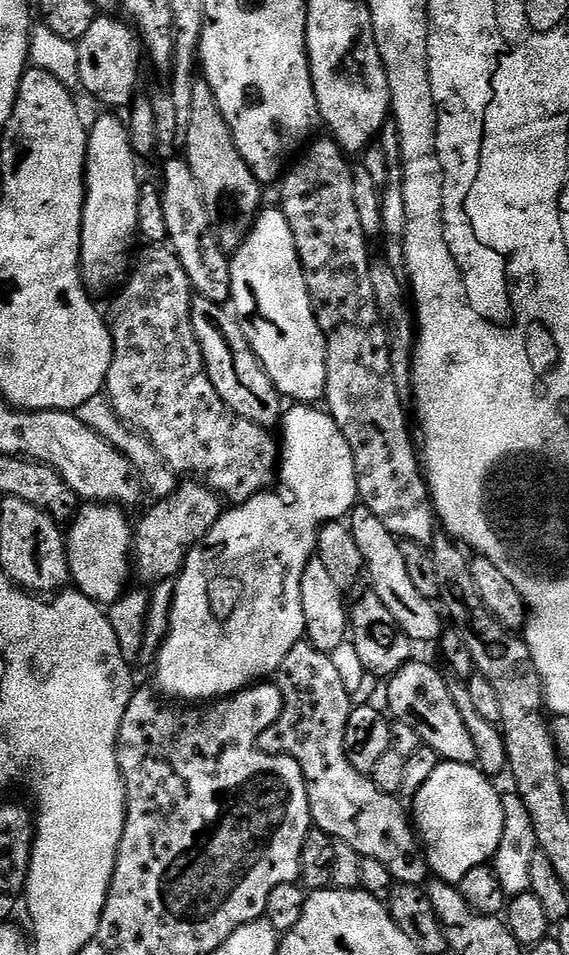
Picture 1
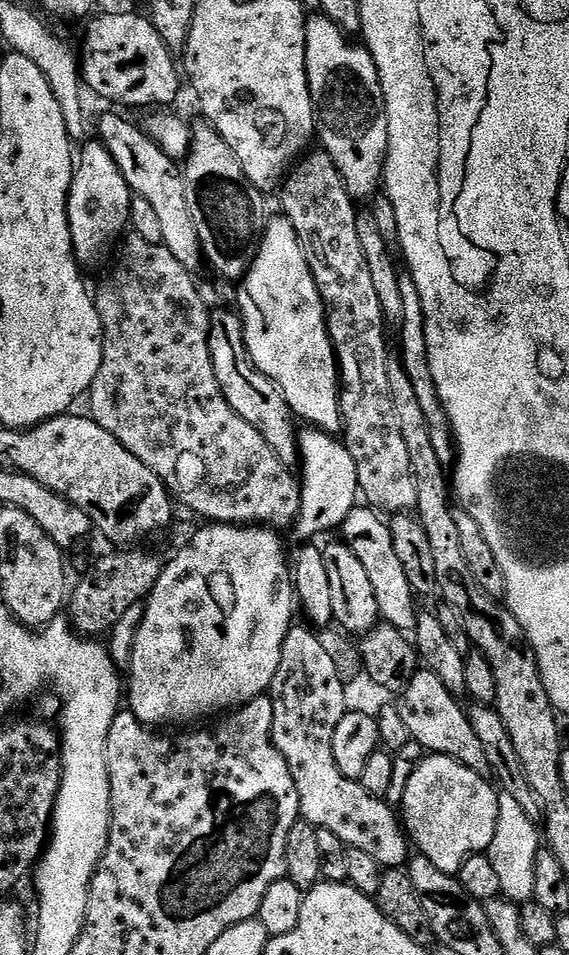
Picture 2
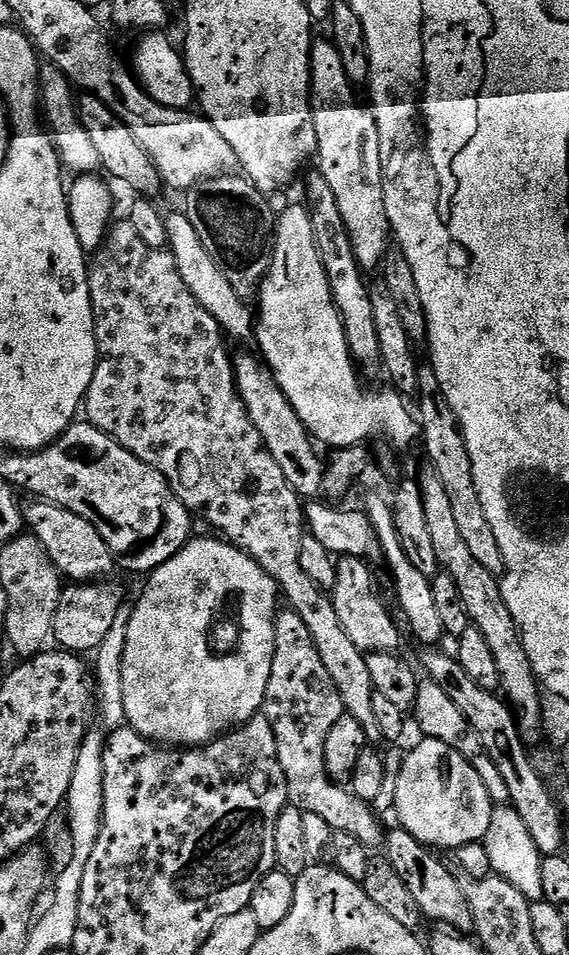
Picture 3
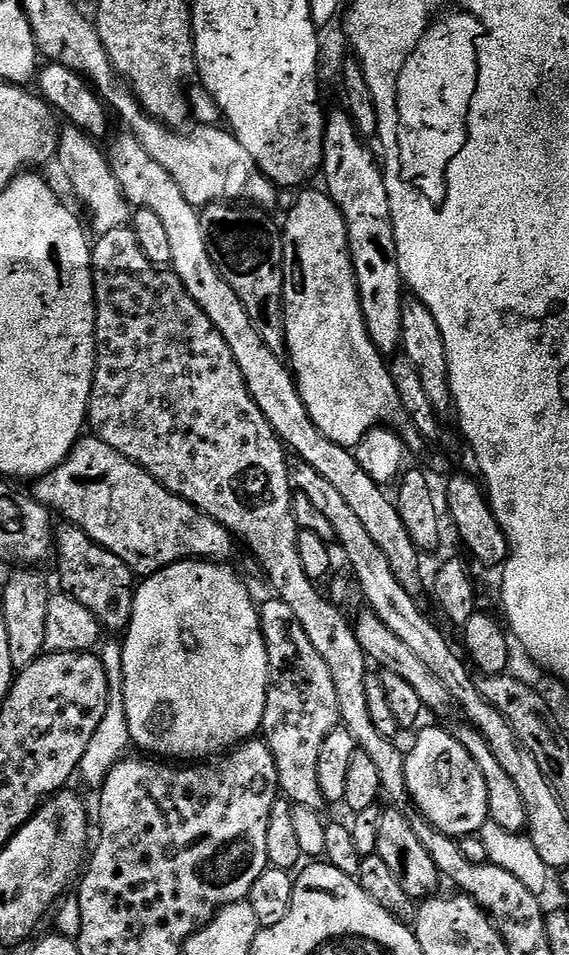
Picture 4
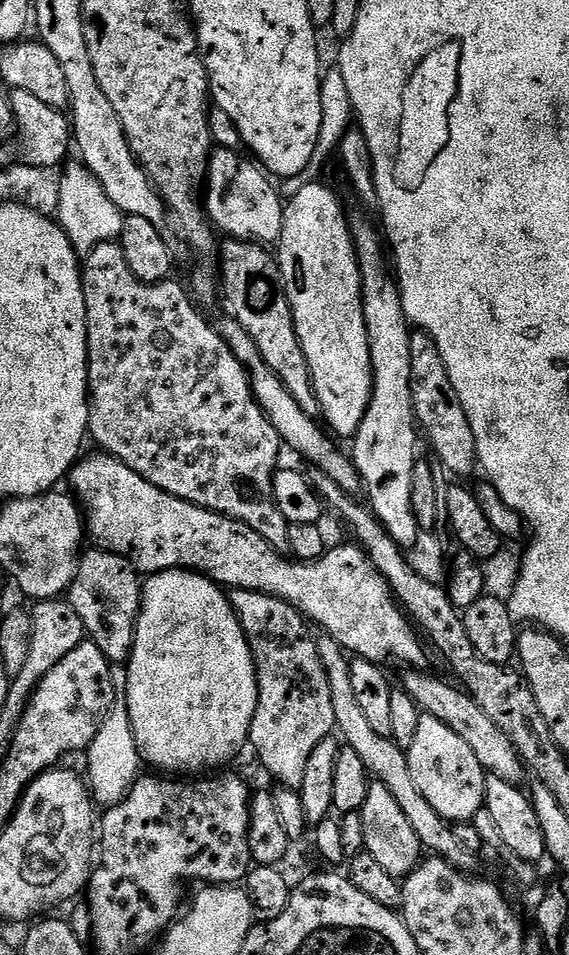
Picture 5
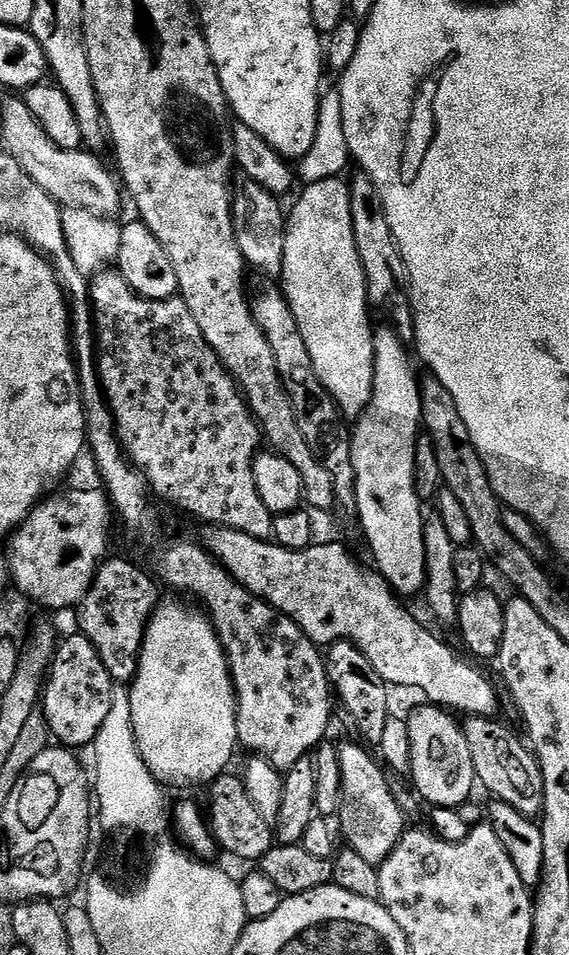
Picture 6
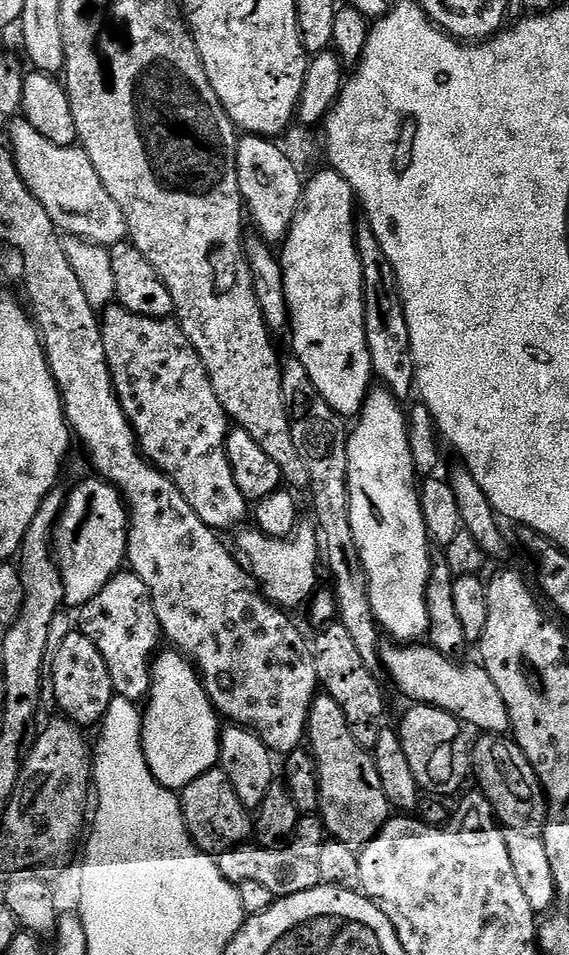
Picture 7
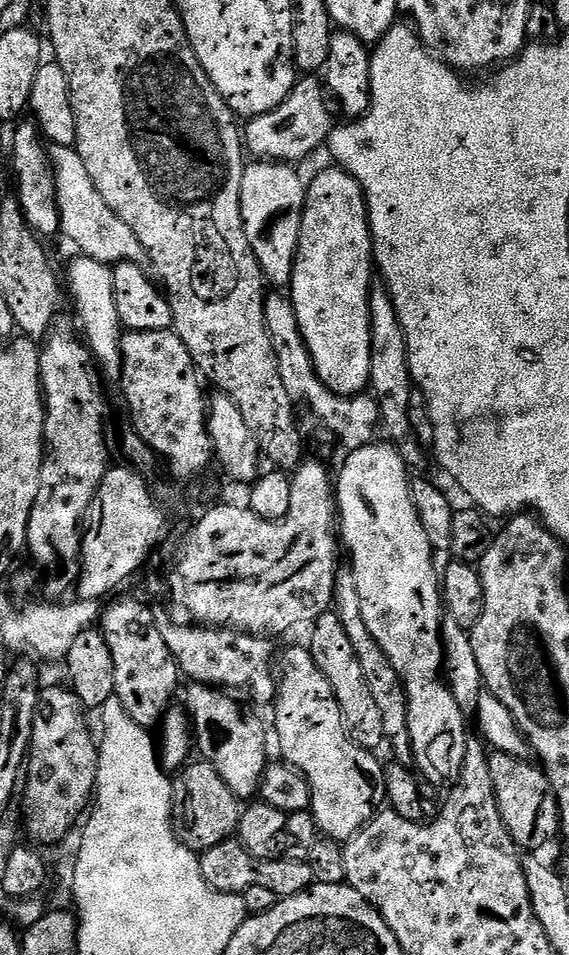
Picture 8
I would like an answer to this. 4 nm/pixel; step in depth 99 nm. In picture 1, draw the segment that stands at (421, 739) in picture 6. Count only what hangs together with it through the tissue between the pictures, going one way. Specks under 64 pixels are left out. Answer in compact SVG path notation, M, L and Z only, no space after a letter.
M440 762L410 800L410 816L428 859L431 875L445 884L460 885L475 867L487 865L502 842L504 828L501 793L476 764Z

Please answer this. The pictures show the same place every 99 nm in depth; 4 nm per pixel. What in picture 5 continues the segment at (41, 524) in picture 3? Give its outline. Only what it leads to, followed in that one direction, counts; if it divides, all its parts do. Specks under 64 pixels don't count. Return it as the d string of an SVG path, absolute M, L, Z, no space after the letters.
M93 547L80 558L76 577L68 588L68 604L82 618L84 635L113 664L124 664L136 641L136 619L140 617L142 580L132 563L113 552Z

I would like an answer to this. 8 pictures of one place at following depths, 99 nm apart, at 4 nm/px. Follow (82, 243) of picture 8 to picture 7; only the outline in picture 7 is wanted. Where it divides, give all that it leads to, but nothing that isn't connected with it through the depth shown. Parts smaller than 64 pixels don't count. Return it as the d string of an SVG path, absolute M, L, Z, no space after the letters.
M23 118L9 125L8 134L8 144L22 182L26 182L30 194L38 198L61 233L105 246L122 244L128 240L126 214L122 214L118 202L106 194L106 186L102 178L98 178L98 170L94 170L94 164L83 148L77 145L58 146L44 138L40 131Z

